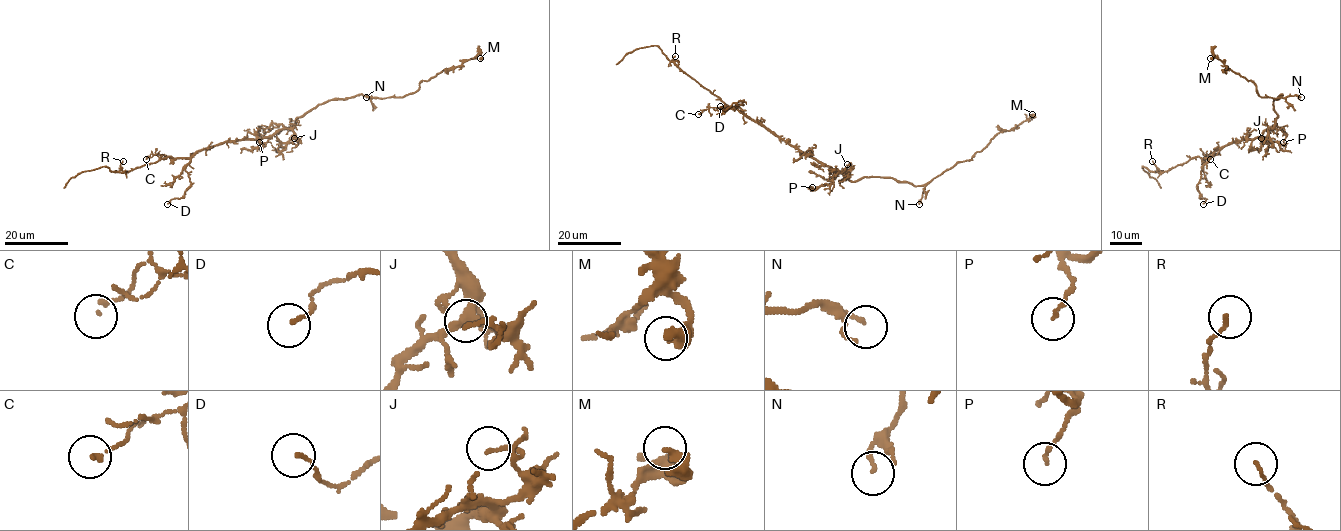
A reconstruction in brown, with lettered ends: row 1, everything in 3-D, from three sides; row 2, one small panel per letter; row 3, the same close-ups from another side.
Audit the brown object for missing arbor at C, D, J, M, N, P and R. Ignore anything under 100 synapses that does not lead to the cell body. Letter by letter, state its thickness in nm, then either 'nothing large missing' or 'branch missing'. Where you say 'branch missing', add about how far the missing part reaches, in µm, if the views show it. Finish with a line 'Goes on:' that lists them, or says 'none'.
C: 150 nm | nothing large missing
D: 110 nm | nothing large missing
J: 160 nm | nothing large missing
M: 400 nm | nothing large missing
N: 130 nm | nothing large missing
P: 110 nm | nothing large missing
R: 90 nm | nothing large missing
Goes on: none

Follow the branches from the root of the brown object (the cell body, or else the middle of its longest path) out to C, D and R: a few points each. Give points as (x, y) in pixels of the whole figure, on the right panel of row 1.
C: (1262, 133), (1253, 139), (1233, 141), (1202, 160), (1206, 154), (1210, 159)
D: (1262, 133), (1253, 139), (1233, 141), (1209, 158), (1203, 166), (1197, 185), (1199, 197), (1206, 199), (1203, 204)
R: (1262, 133), (1253, 139), (1233, 141), (1209, 158), (1195, 156), (1166, 171), (1162, 172), (1152, 161)

